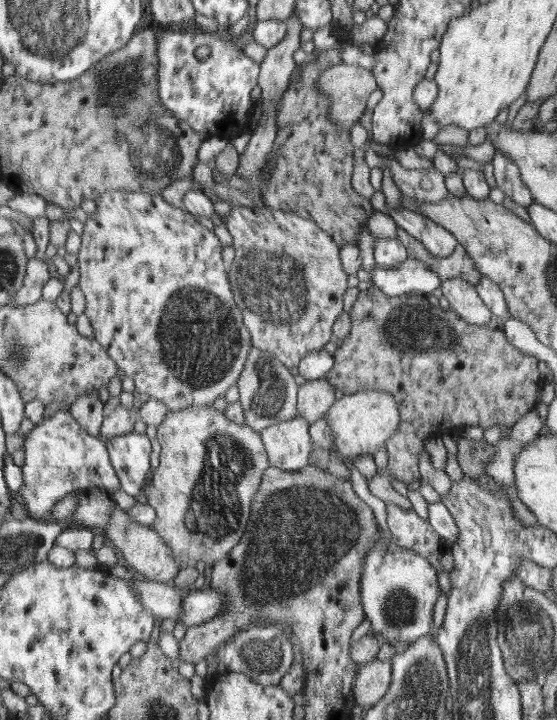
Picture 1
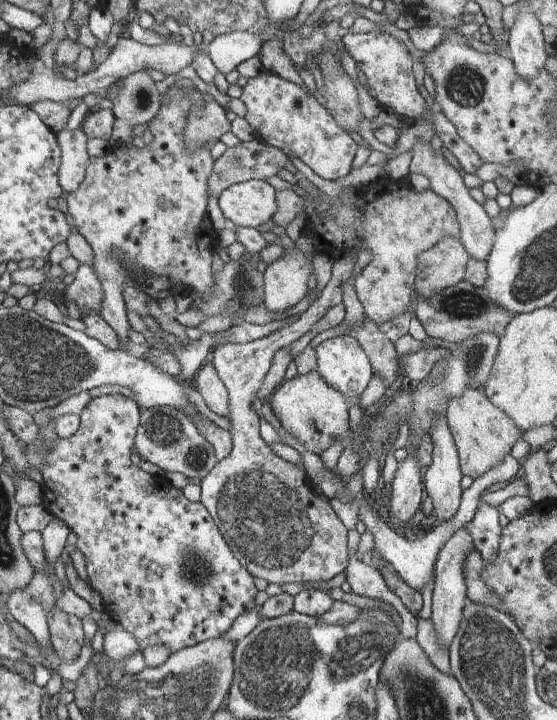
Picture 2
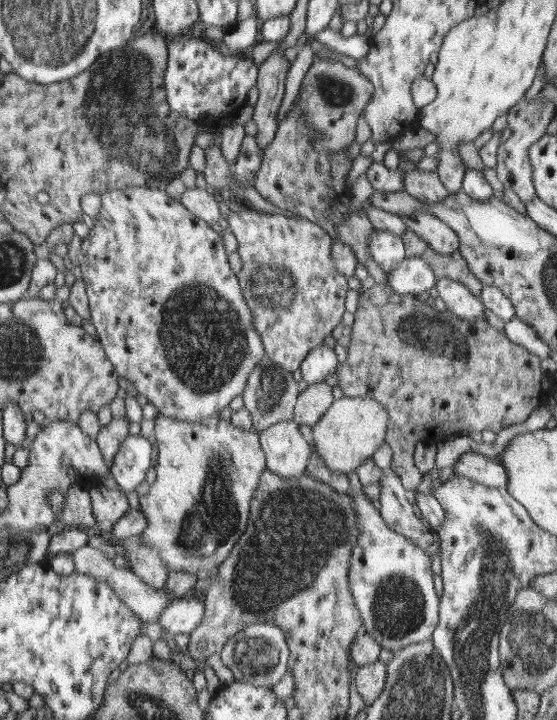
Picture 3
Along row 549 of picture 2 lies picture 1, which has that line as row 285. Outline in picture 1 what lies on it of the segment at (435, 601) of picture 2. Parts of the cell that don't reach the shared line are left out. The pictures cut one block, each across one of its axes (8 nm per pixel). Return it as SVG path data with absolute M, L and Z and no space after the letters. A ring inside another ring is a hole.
M443 277L440 287L449 301L449 308L468 323L484 325L492 318L491 308L466 279Z

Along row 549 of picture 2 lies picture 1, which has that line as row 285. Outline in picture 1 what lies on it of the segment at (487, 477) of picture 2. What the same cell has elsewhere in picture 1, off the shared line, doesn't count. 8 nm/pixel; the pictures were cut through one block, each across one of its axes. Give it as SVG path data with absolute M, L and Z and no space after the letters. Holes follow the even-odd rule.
M406 259L392 269L374 266L371 278L376 288L395 297L403 294L431 294L442 286L443 276L421 260Z

